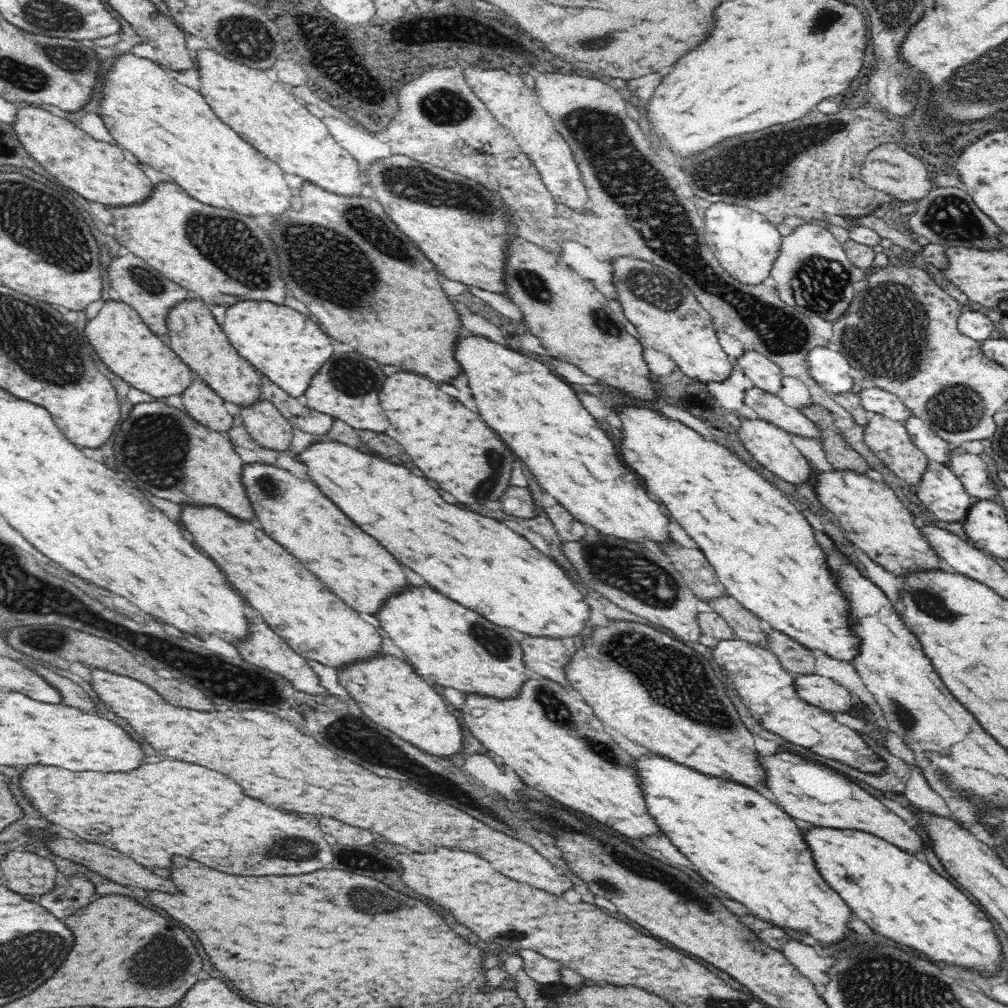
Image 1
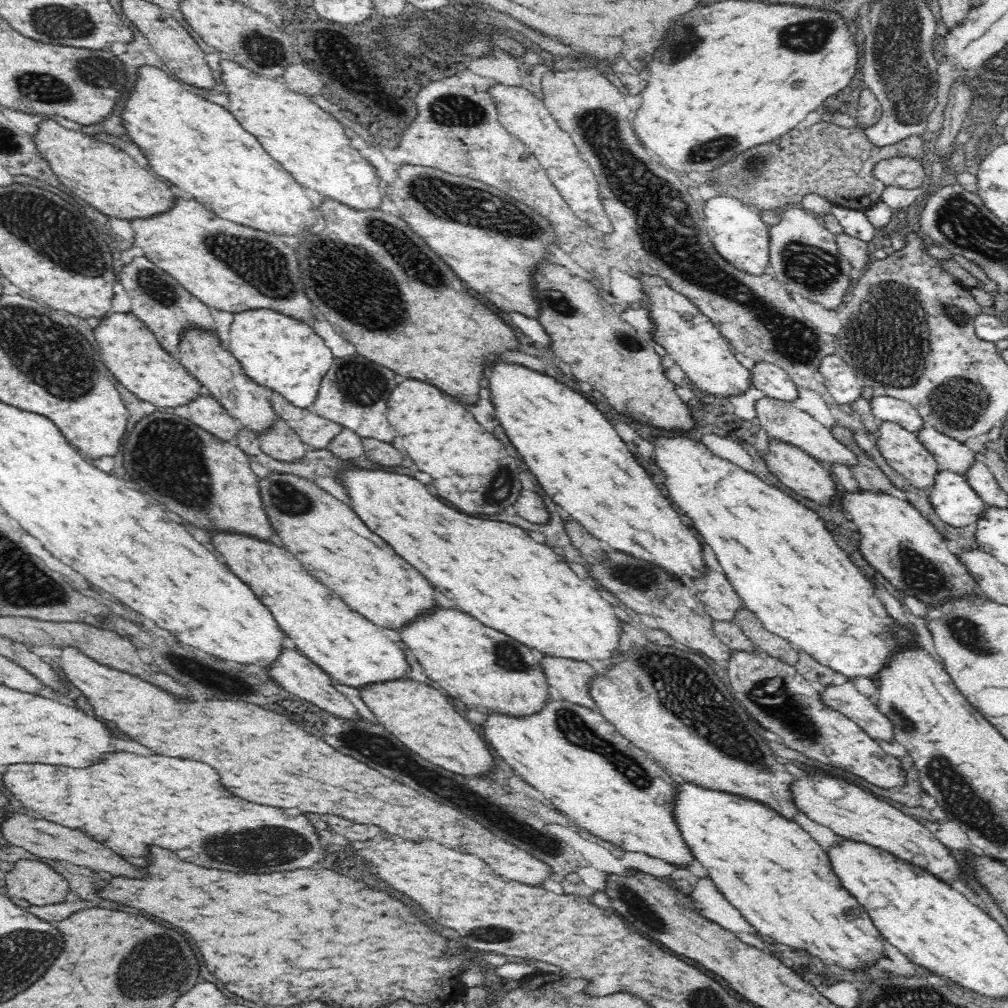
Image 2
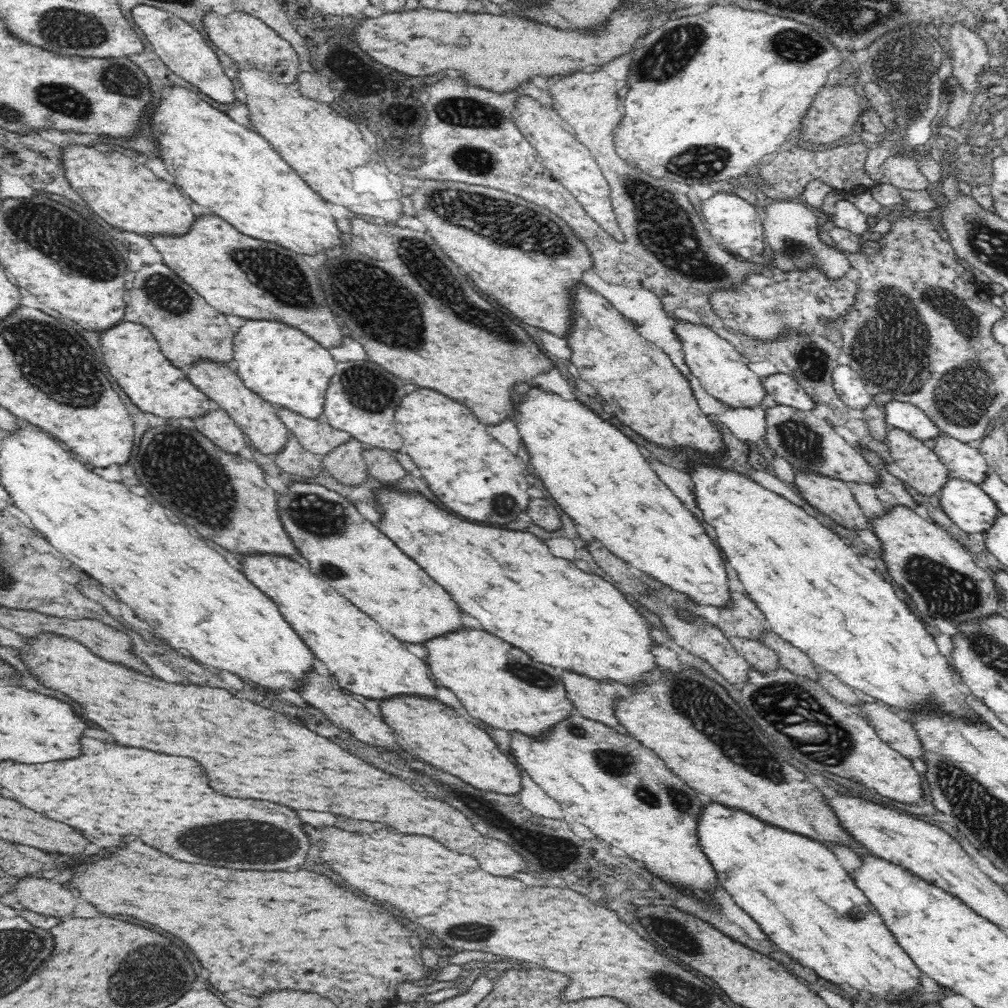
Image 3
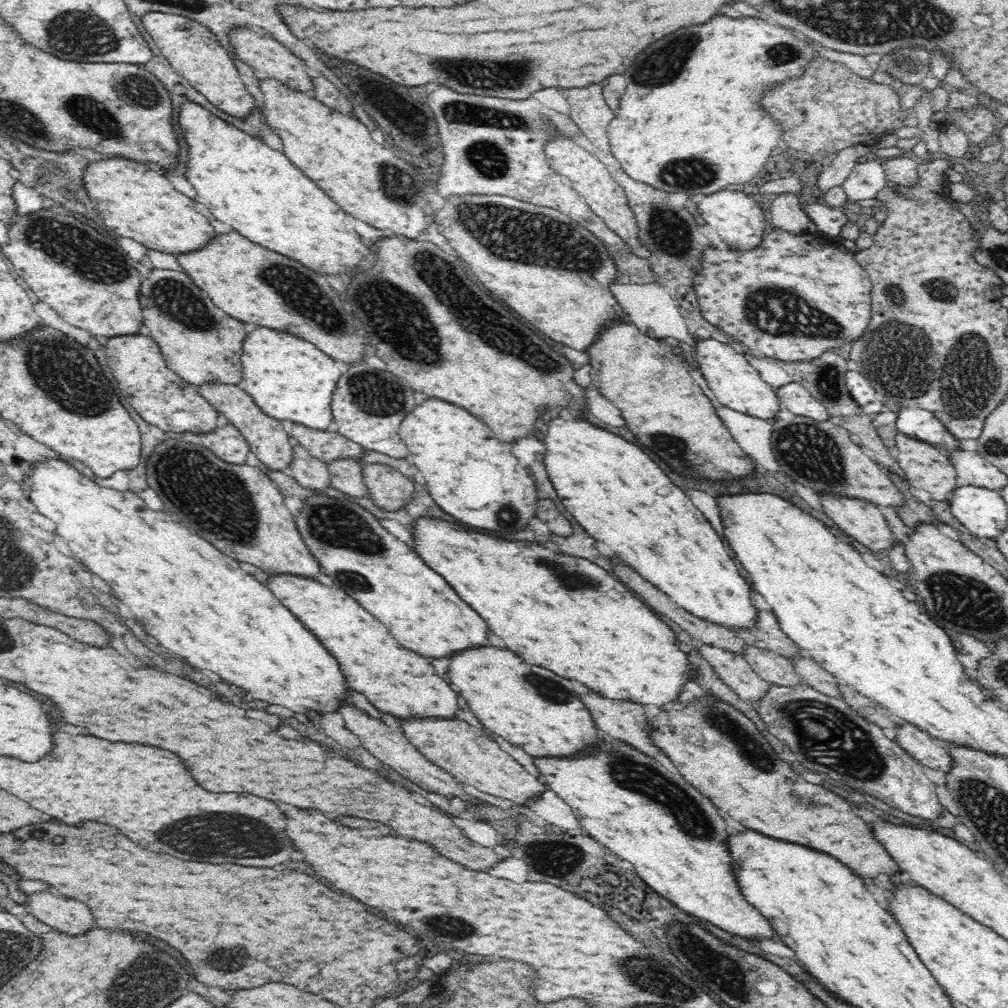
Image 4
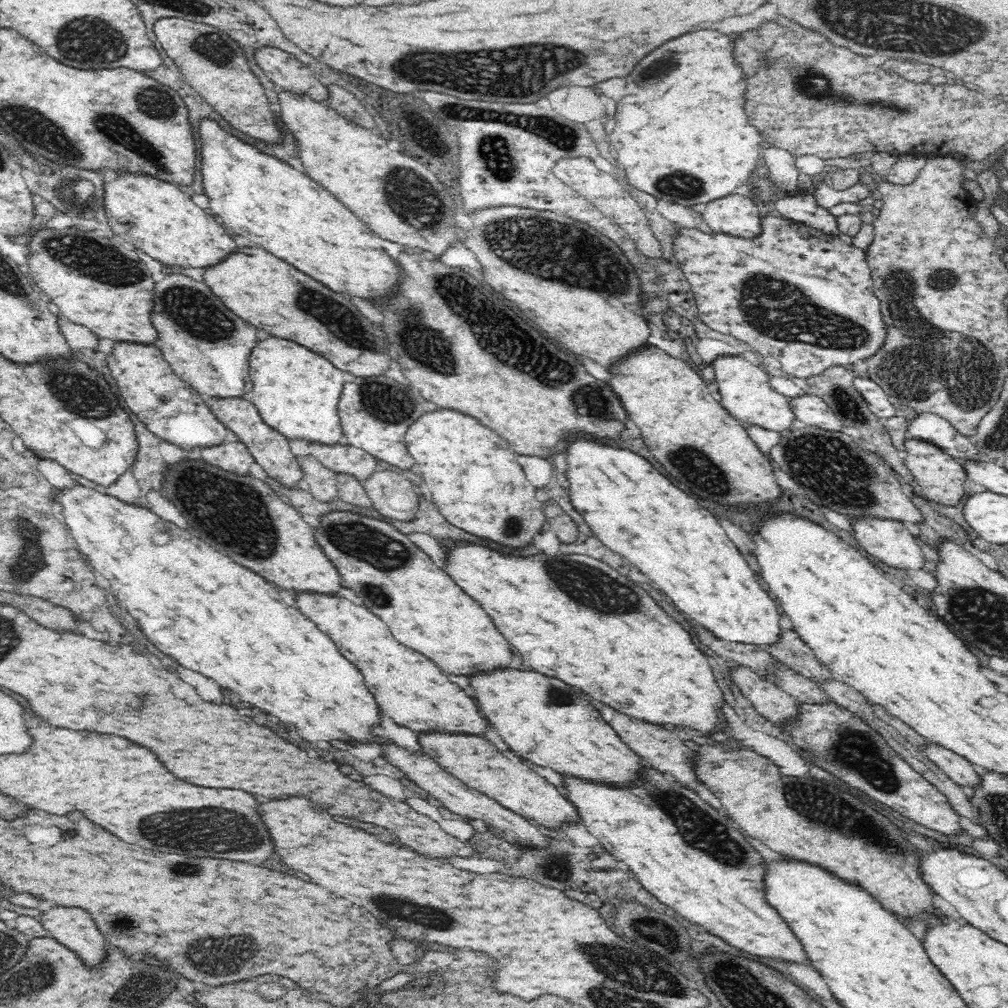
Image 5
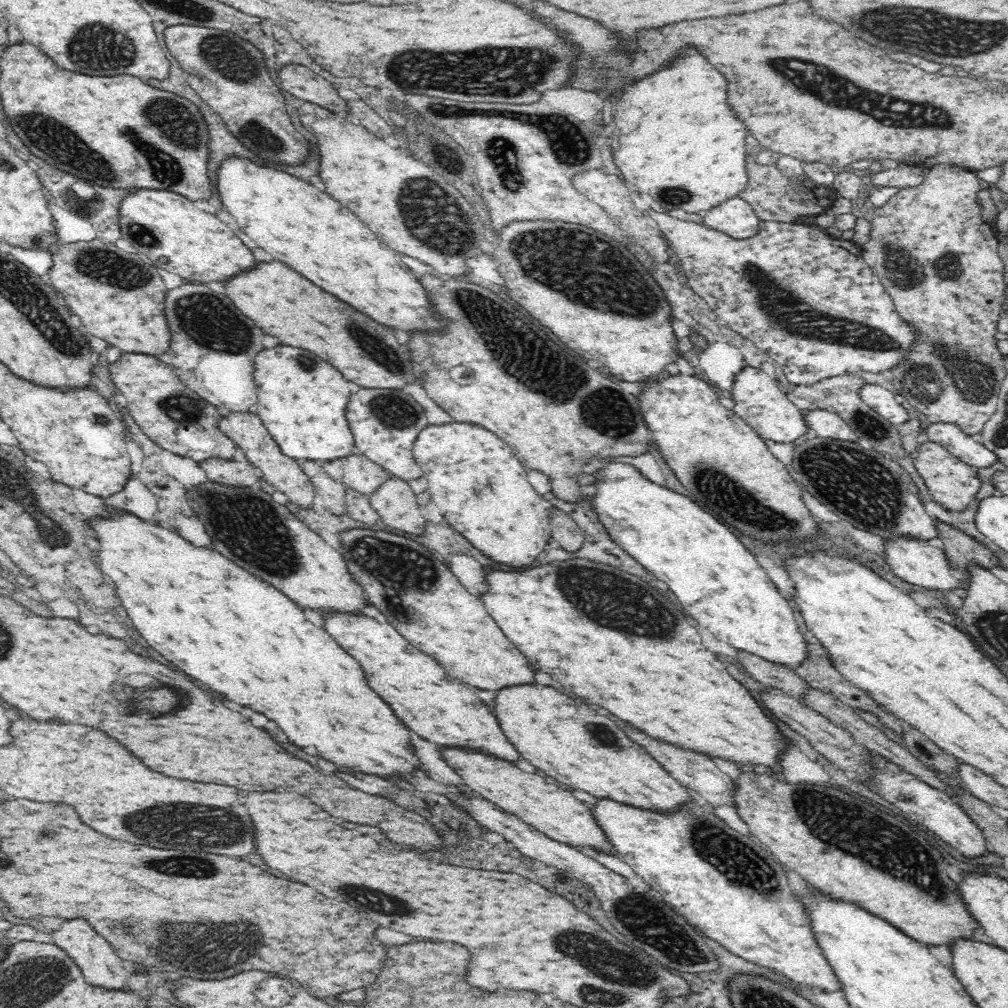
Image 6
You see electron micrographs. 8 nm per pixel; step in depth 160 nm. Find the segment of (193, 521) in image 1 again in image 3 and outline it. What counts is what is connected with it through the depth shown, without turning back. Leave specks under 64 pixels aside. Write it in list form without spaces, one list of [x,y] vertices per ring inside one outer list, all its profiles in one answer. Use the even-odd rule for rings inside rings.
[[[251,555],[242,556],[244,574],[264,594],[271,597],[280,609],[284,619],[292,628],[300,633],[311,649],[327,668],[336,676],[339,686],[353,696],[380,701],[398,698],[398,696],[417,696],[420,699],[437,700],[438,682],[431,674],[431,668],[426,660],[416,658],[402,642],[394,638],[380,624],[365,612],[362,612],[351,600],[340,593],[328,582],[316,576],[310,568],[300,566],[300,563],[285,556]]]

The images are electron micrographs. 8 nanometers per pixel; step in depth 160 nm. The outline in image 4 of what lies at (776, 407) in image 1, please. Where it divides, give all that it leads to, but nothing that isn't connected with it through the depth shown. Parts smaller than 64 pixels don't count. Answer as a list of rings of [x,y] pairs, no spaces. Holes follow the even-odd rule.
[[[794,417],[792,421],[777,418],[774,423],[771,438],[771,449],[775,459],[781,466],[782,478],[784,474],[790,476],[792,481],[814,490],[817,495],[830,495],[830,497],[848,497],[856,500],[864,500],[874,506],[886,506],[886,508],[904,508],[906,499],[904,494],[895,487],[887,470],[872,461],[860,451],[860,445],[852,440],[851,432],[844,426],[836,426],[830,422],[818,422],[812,418]]]

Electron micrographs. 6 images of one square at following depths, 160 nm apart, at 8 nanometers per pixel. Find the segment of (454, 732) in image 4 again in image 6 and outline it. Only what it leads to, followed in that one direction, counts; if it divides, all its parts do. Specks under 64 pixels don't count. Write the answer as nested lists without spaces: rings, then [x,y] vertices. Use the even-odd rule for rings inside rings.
[[[442,748],[444,760],[450,765],[464,782],[502,810],[521,818],[526,824],[540,831],[556,842],[596,850],[608,856],[620,856],[608,839],[604,830],[596,821],[595,813],[587,803],[576,799],[561,784],[554,786],[542,778],[542,774],[526,774],[512,762],[498,760],[476,750],[462,748]]]

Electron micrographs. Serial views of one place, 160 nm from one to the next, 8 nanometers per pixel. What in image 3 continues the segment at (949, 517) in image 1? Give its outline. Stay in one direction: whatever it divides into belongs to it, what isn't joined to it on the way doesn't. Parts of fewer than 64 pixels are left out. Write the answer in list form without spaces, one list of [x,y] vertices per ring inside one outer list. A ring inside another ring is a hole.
[[[949,479],[938,496],[942,510],[958,528],[970,534],[986,534],[1001,515],[996,501],[972,482]]]

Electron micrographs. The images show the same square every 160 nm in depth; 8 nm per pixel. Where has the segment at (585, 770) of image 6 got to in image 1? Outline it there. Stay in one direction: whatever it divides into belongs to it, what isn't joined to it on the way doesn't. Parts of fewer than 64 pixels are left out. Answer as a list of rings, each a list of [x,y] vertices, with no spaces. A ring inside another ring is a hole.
[[[411,585],[408,591],[388,600],[377,618],[393,643],[402,649],[415,672],[426,678],[431,685],[440,684],[444,688],[454,688],[465,696],[485,696],[504,703],[504,700],[518,698],[524,684],[534,675],[524,662],[523,644],[518,641],[515,632],[492,624],[477,612],[460,606],[438,592],[412,588]]]

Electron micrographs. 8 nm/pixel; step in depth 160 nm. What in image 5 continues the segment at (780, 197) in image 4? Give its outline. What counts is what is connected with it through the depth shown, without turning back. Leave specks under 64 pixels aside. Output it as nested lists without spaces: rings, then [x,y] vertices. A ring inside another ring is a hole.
[[[768,148],[761,154],[761,166],[768,169],[784,196],[794,196],[798,184],[798,169],[796,157],[780,148]]]

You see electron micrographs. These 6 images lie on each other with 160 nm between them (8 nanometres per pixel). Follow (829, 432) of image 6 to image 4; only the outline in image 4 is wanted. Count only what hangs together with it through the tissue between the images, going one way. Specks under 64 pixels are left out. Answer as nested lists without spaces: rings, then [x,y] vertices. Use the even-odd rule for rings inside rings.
[[[798,382],[776,389],[781,404],[796,417],[812,418],[818,422],[829,422],[828,409]]]

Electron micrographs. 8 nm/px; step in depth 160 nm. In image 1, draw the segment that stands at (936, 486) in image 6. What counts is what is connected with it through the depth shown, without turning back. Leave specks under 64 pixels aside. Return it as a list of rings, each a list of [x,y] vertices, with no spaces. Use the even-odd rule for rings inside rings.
[[[875,415],[864,430],[866,444],[888,468],[910,485],[922,483],[929,458],[912,442],[904,424]]]

